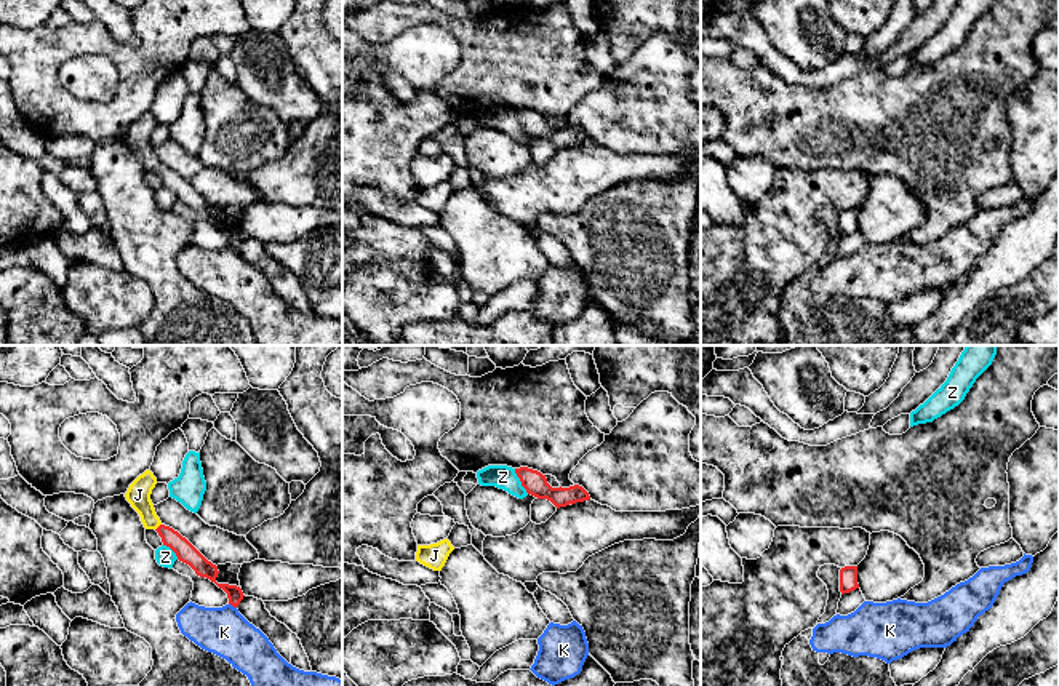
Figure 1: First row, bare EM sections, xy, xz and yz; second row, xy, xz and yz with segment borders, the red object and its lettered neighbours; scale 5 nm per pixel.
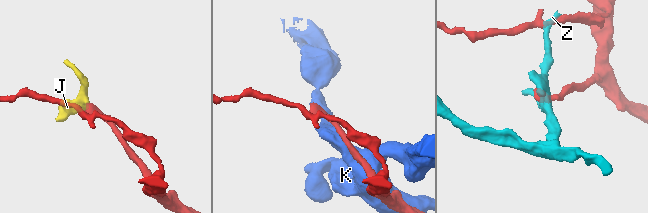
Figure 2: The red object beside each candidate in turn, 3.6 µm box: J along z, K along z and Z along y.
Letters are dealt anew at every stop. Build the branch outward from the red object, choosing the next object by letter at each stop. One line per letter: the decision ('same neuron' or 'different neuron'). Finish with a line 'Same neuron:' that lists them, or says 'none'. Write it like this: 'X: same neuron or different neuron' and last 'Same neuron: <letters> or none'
J: same neuron
K: different neuron
Z: different neuron
Same neuron: J

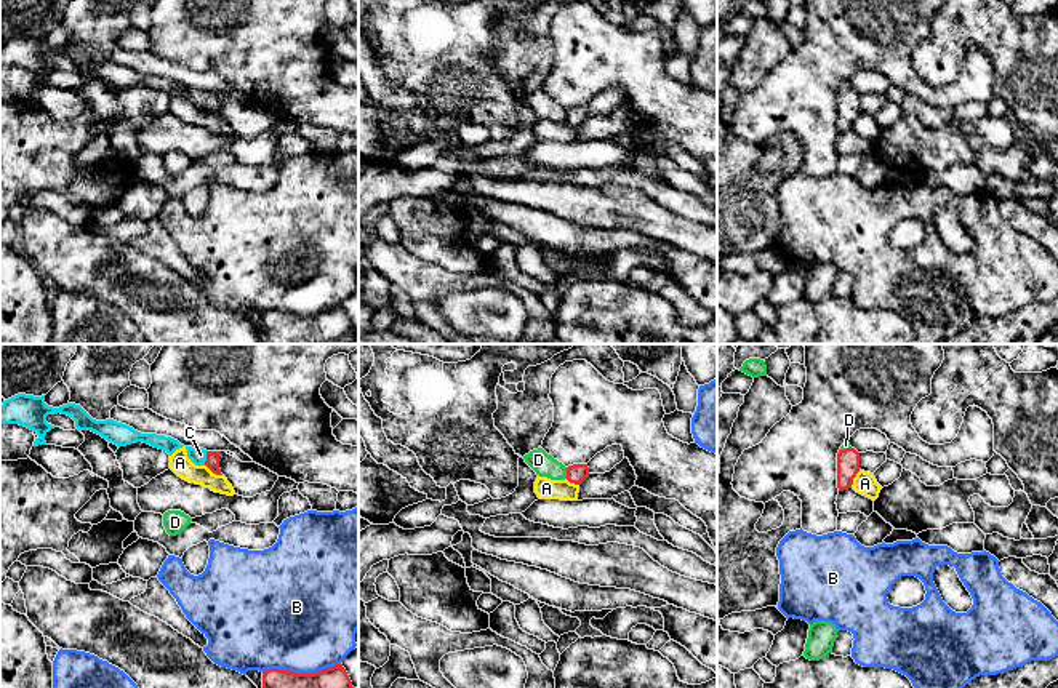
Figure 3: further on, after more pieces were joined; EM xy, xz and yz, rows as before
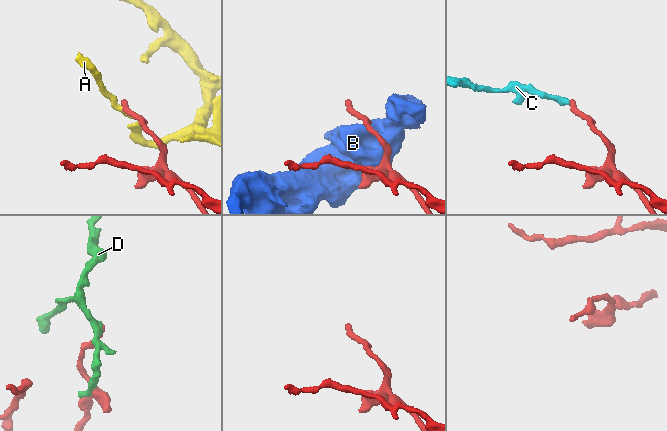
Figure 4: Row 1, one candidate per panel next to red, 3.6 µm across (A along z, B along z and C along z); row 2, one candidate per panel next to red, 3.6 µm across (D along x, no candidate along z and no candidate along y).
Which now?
A: different neuron
B: different neuron
C: same neuron
D: different neuron
Same neuron: C

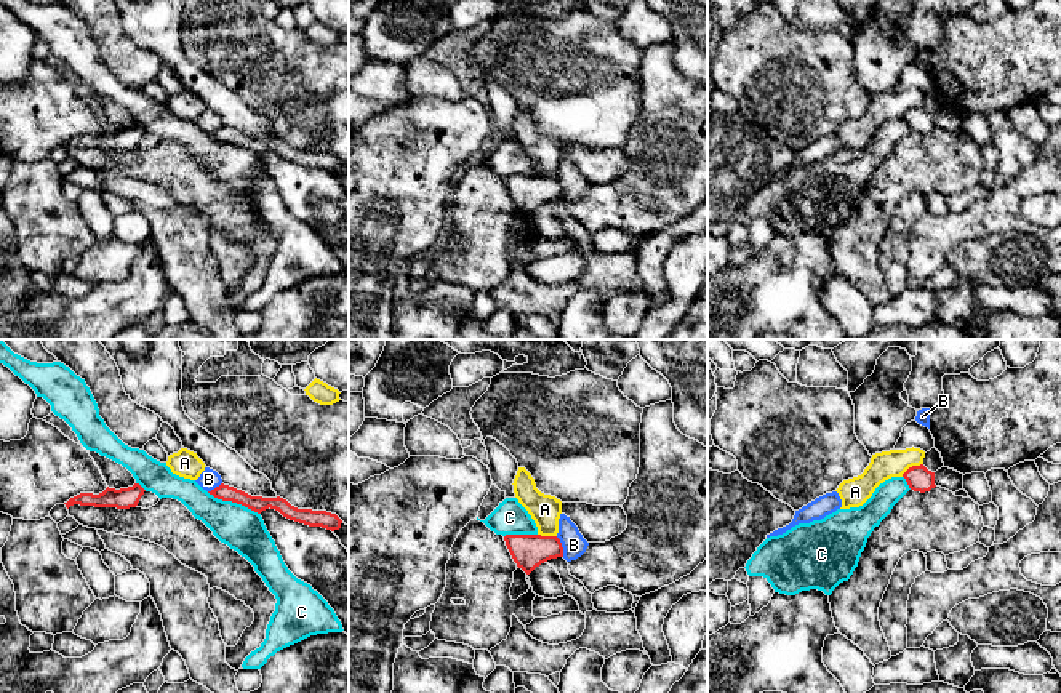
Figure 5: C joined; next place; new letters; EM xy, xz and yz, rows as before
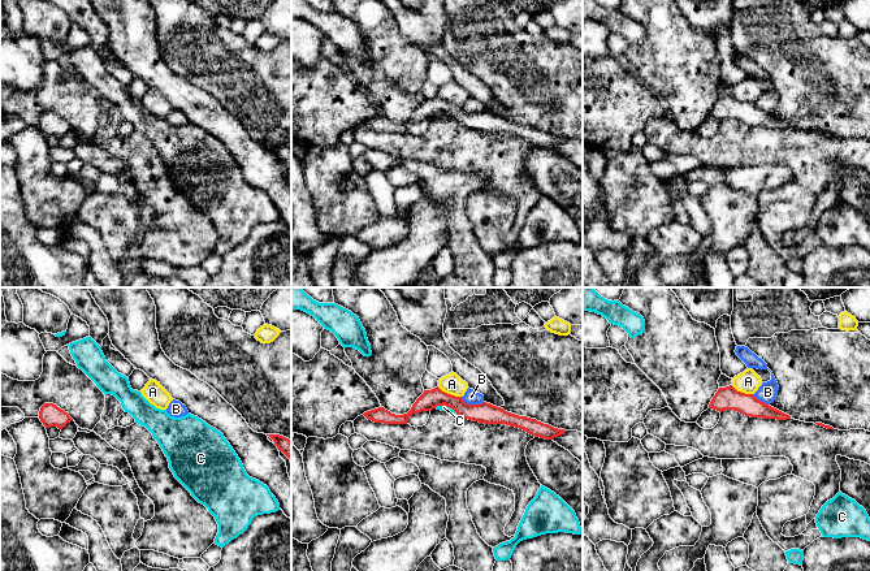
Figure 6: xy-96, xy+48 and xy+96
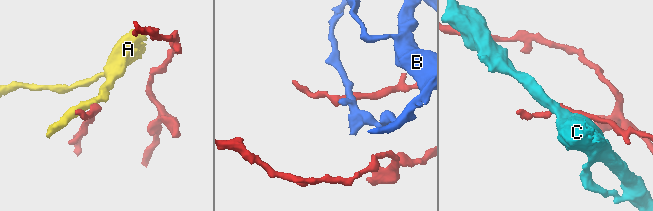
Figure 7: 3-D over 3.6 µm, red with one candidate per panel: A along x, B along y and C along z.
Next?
A: different neuron
B: different neuron
C: different neuron
Same neuron: none

